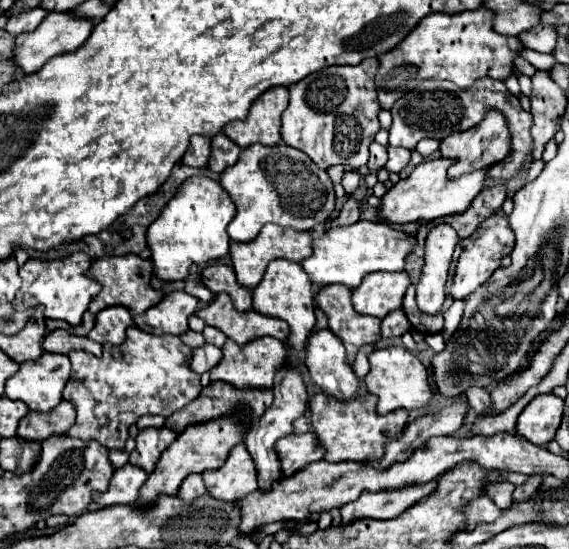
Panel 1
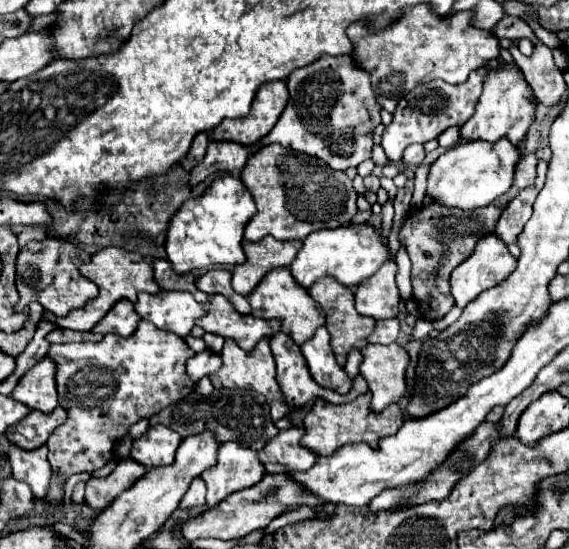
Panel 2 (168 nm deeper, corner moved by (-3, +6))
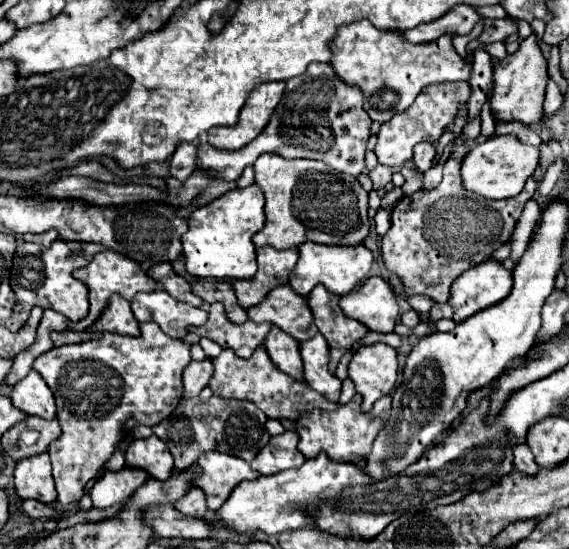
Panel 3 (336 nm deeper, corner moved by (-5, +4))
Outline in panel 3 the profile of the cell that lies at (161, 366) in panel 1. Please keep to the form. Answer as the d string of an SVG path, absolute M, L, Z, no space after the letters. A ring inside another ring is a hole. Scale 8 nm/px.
M140 323L140 337L124 337L116 333L104 333L100 339L84 341L76 345L54 347L42 353L32 369L42 375L50 391L56 399L56 417L62 429L62 435L50 443L50 459L54 467L54 483L58 491L58 501L68 507L76 503L84 493L88 481L92 481L104 463L112 457L116 443L124 439L124 435L138 427L158 425L164 417L168 417L182 399L182 371L192 361L190 345L168 337L156 323Z

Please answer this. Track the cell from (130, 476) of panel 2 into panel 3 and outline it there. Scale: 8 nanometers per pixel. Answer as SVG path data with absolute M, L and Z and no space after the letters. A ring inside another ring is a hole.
M124 467L120 471L104 471L102 477L90 489L90 497L96 509L106 509L118 501L126 501L134 491L148 481L148 473L140 469Z

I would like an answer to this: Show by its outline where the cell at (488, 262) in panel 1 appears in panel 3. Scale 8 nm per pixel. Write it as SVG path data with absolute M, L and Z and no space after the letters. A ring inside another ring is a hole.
M490 259L480 263L480 267L474 267L472 271L466 271L464 275L460 275L460 279L456 279L452 283L452 293L450 293L448 303L454 309L454 321L462 323L464 319L476 315L478 311L500 303L502 299L506 299L510 295L510 291L512 291L512 271L504 269L500 263L490 261Z

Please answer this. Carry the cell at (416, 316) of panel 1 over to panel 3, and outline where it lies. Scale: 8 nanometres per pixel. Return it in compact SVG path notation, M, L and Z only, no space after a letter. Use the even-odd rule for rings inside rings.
M456 145L450 157L444 161L442 183L430 191L420 189L412 195L404 195L392 209L392 227L382 237L380 249L386 269L400 277L408 297L428 295L436 303L446 303L452 281L466 269L486 261L512 237L526 201L532 199L536 191L536 181L530 179L518 197L480 205L480 197L464 191L460 185L460 163L468 151L470 147Z

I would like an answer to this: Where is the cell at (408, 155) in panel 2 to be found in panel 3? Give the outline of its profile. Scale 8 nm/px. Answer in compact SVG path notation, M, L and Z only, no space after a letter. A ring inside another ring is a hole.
M418 143L414 147L412 161L420 171L428 171L432 167L432 159L434 159L434 145L432 143Z

